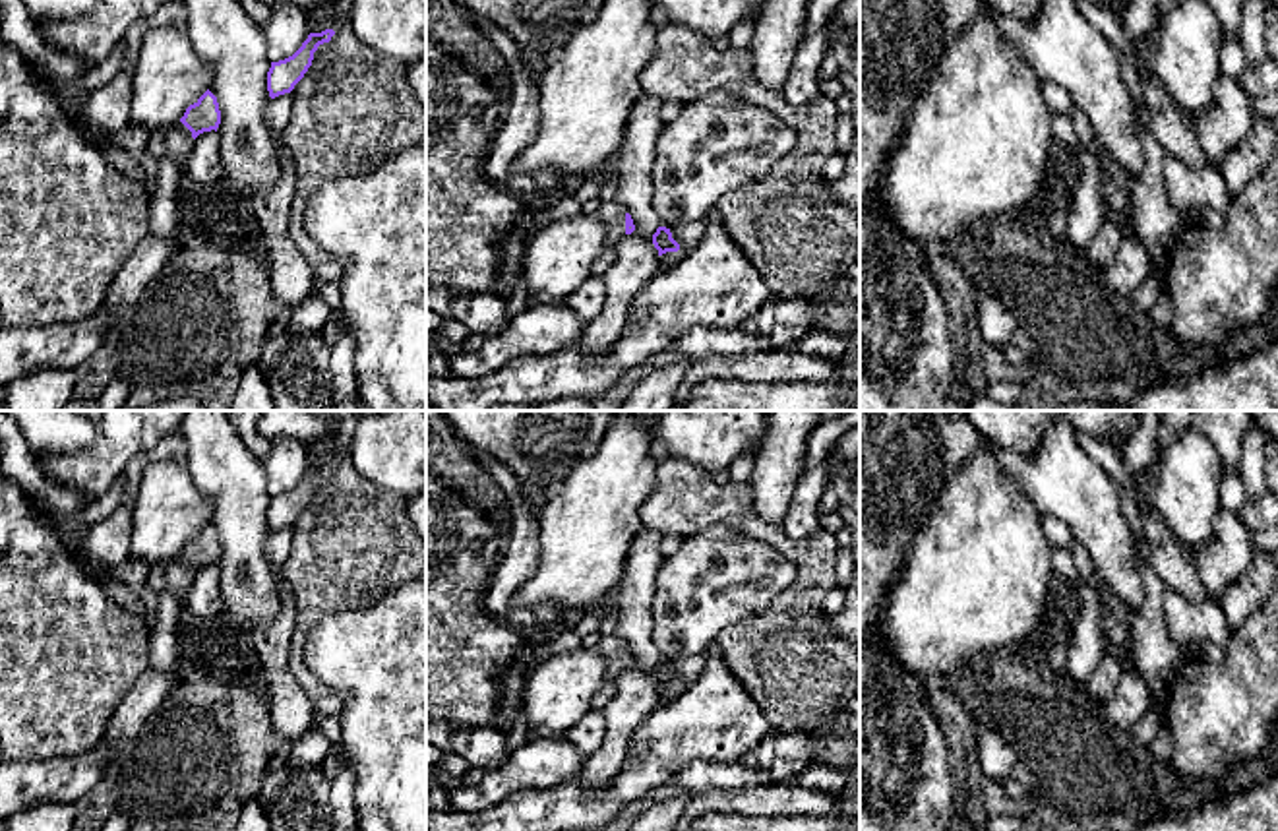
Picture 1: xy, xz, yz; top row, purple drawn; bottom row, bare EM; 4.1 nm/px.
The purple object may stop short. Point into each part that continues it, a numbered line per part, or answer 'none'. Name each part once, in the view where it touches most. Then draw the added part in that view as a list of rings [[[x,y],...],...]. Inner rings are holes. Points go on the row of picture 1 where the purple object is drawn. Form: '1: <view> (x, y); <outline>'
1: xz (612, 214); [[[616,200],[604,201],[598,211],[598,219],[606,225],[608,246],[618,246],[618,242],[625,236],[625,207]]]

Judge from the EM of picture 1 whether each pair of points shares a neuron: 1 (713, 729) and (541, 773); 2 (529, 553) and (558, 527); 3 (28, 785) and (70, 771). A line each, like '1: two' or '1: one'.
1: two
2: two
3: one

